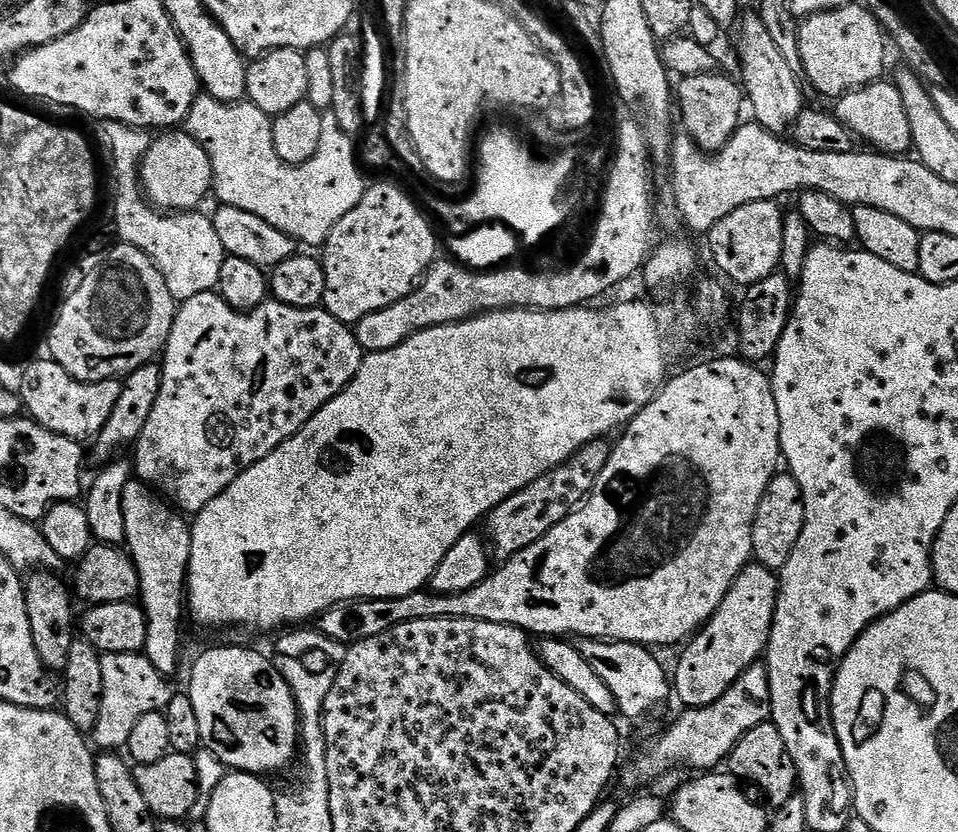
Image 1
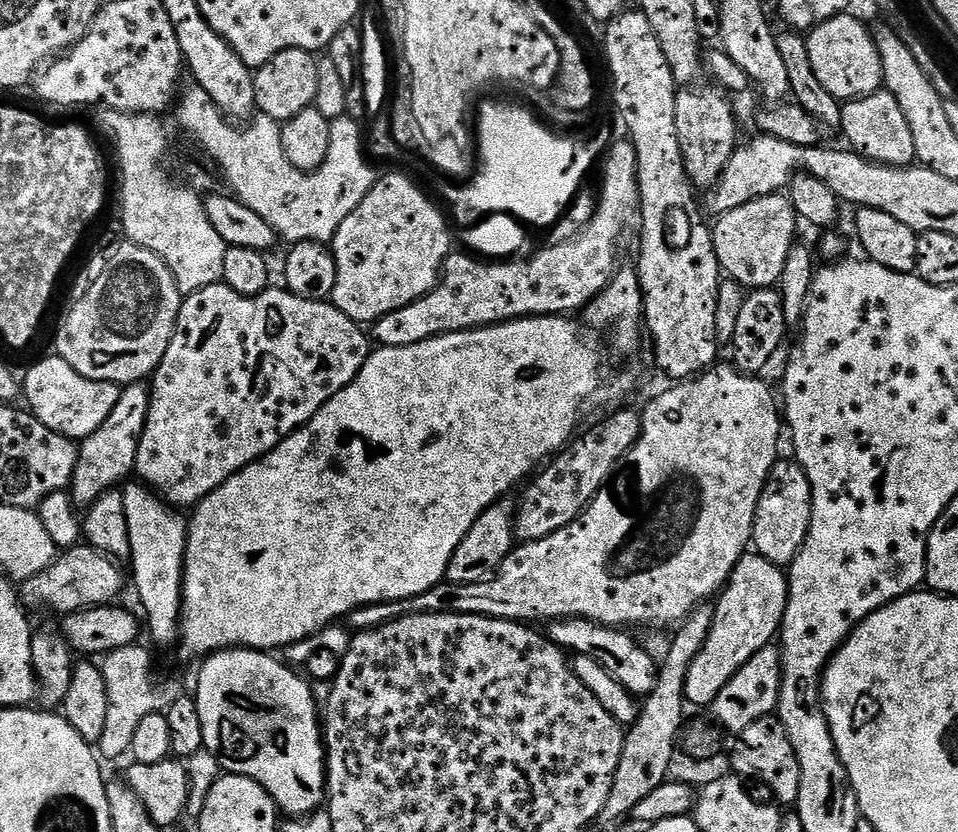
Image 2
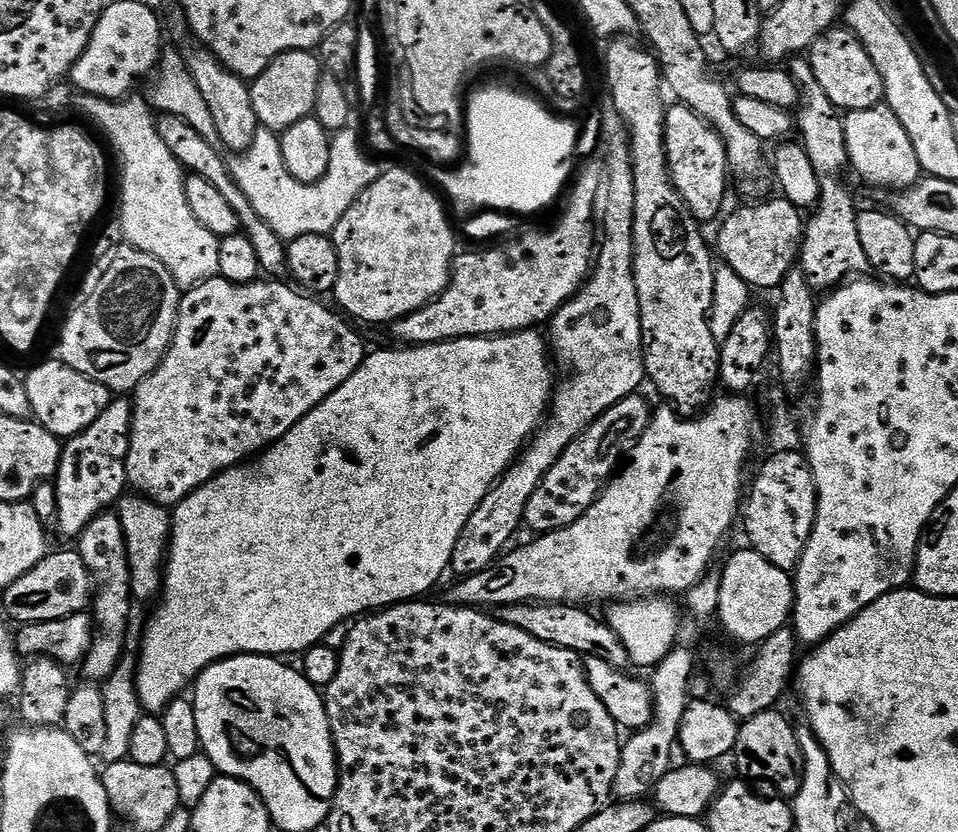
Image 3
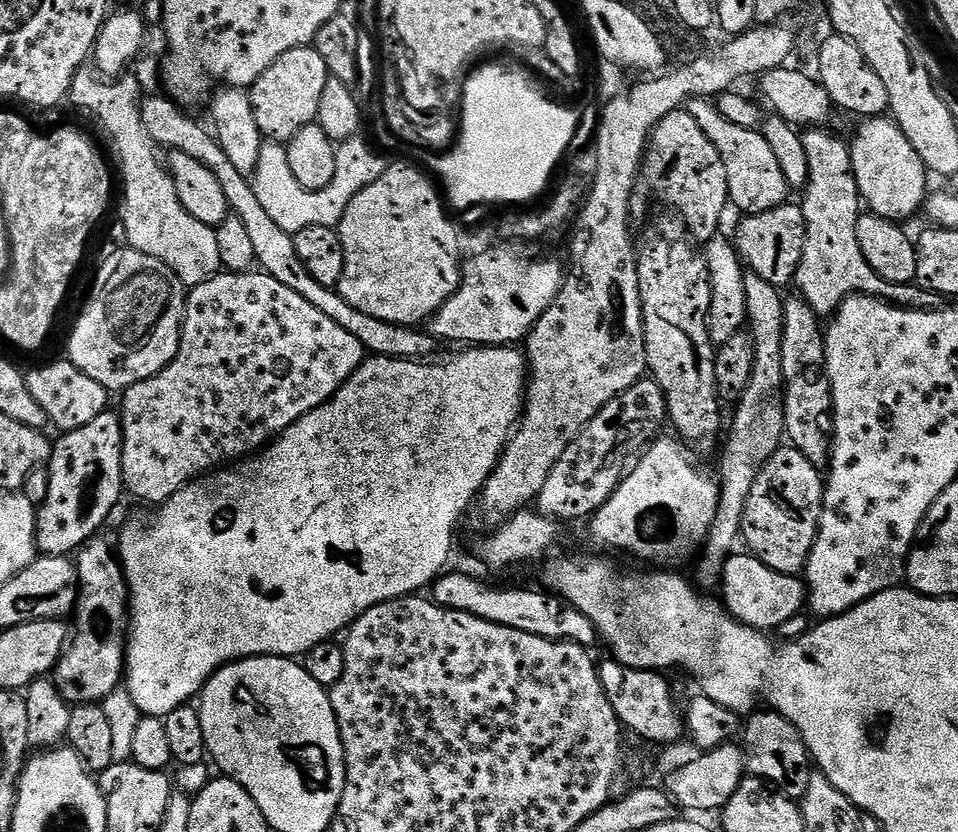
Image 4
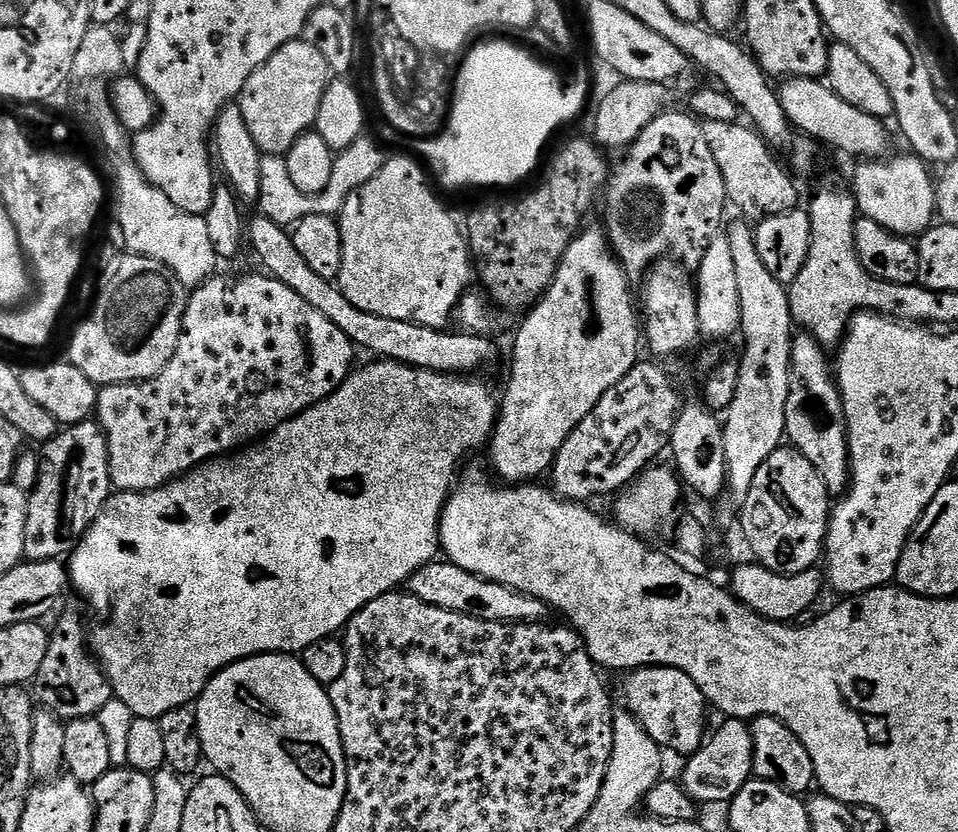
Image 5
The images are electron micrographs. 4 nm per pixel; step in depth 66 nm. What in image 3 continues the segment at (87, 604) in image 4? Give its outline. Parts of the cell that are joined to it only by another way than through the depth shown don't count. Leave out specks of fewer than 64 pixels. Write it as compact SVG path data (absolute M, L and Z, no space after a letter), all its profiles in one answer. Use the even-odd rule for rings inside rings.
M112 510L101 512L92 519L90 526L86 526L86 530L82 530L78 544L82 562L86 562L88 572L96 583L94 599L90 605L94 631L90 650L82 661L83 679L88 682L105 682L126 655L124 639L128 636L128 619L132 616L132 604L134 605L126 534L122 530L119 515Z

